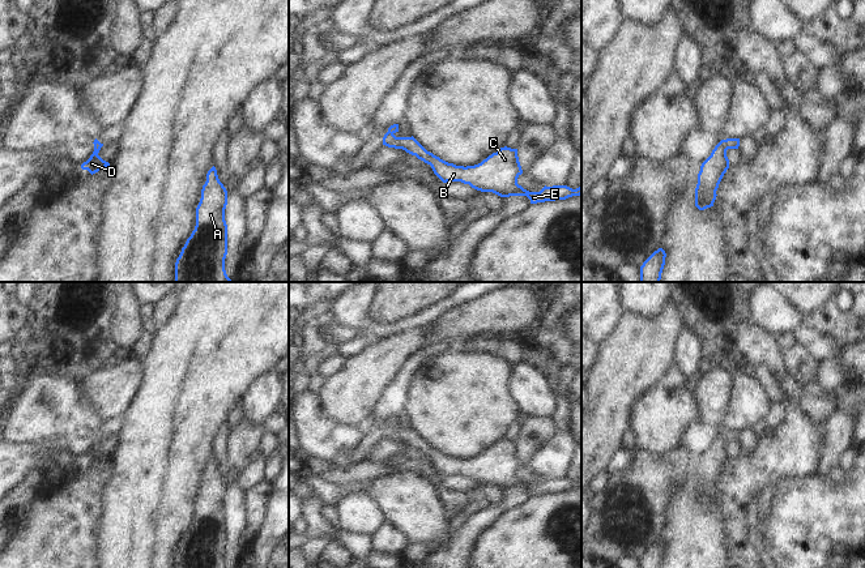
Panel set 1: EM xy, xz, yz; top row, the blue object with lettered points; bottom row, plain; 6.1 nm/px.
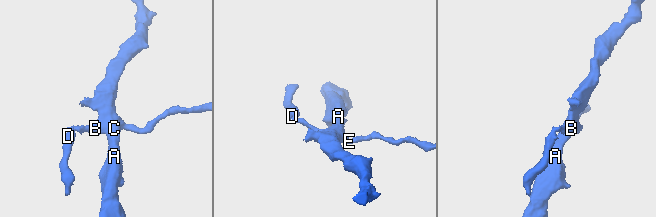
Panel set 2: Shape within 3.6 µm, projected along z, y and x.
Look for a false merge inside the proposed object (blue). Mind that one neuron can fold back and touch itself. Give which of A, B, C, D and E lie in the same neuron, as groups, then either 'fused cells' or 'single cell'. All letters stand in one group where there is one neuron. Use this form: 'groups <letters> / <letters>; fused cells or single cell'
groups A B C E / D; fused cells

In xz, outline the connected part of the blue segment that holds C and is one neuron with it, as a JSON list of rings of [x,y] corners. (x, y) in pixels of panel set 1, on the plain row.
[[[385,426],[383,437],[402,441],[430,457],[434,466],[443,474],[461,474],[481,484],[493,484],[500,490],[527,488],[530,496],[566,492],[581,487],[581,478],[572,482],[567,478],[544,479],[540,484],[529,484],[517,477],[523,466],[517,441],[500,440],[481,456],[474,458],[456,458],[427,444],[413,428],[396,430]]]

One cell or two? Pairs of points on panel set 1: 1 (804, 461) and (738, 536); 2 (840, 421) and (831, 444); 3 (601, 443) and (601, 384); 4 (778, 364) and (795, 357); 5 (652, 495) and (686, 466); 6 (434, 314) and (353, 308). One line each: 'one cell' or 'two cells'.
1: one cell
2: one cell
3: one cell
4: two cells
5: one cell
6: one cell

